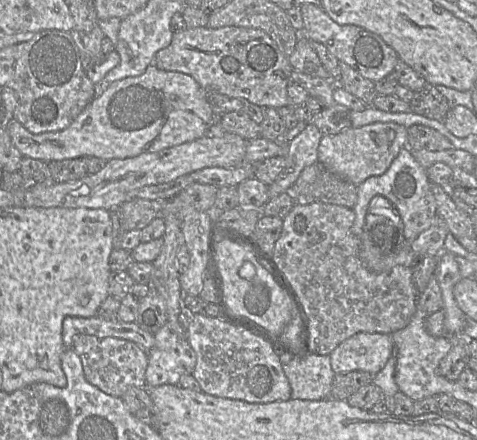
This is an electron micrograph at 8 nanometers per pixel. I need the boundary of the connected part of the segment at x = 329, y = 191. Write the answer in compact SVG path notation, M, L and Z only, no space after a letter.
M319 162L305 167L286 193L295 204L321 202L350 209L358 198L356 185L332 174Z

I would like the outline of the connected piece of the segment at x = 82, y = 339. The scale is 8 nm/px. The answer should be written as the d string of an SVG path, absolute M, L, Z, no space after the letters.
M77 334L73 337L71 348L81 359L87 381L104 393L121 398L131 386L146 387L148 352L136 343L115 337L99 338L93 335Z

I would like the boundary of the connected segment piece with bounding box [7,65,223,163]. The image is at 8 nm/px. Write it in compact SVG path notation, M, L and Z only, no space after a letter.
M149 65L140 76L128 77L110 84L67 128L61 131L32 134L15 119L8 124L7 130L11 142L23 157L47 163L77 157L97 157L105 161L131 158L190 142L208 133L223 132L220 130L220 120L215 121L215 108L193 77L181 72L161 70L154 65Z

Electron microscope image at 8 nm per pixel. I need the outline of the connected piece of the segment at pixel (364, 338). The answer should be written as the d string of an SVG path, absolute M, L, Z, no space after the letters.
M361 332L343 341L330 354L335 374L352 371L376 375L393 354L391 335Z

